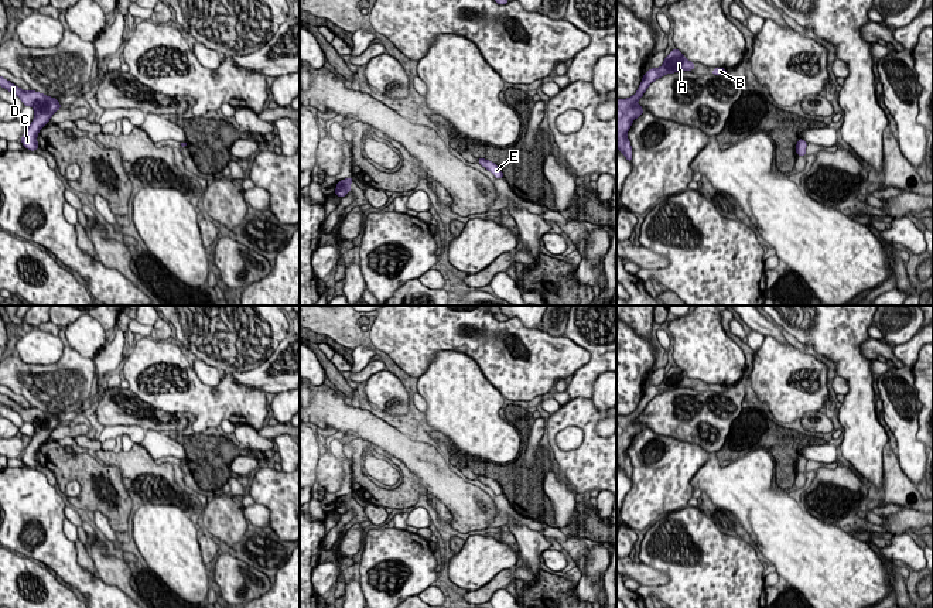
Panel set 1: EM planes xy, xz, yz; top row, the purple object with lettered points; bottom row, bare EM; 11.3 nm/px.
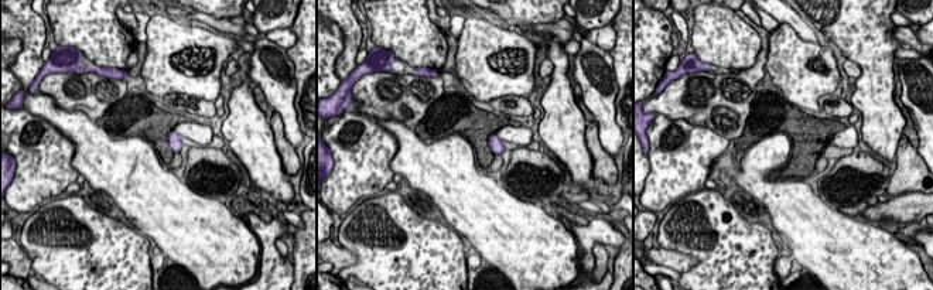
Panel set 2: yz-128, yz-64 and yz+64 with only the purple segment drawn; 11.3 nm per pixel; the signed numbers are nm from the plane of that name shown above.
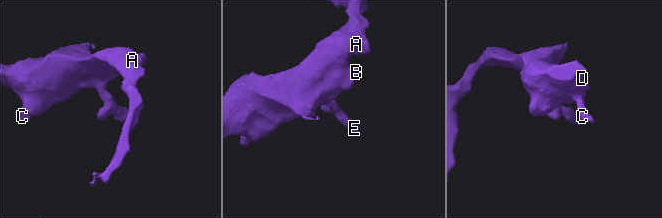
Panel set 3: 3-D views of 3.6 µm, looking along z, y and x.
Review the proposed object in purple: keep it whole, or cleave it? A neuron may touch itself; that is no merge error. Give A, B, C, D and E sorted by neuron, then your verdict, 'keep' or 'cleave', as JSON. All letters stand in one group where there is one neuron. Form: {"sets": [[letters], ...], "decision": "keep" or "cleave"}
{"sets": [["A", "B", "C", "D", "E"]], "decision": "keep"}

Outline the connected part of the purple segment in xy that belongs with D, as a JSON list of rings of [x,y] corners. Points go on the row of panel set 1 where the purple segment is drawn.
[[[1,76],[0,86],[17,95],[24,106],[31,106],[34,109],[35,117],[21,137],[21,143],[25,148],[35,151],[38,148],[37,136],[41,127],[49,122],[51,116],[61,109],[59,102],[55,98],[35,90],[25,92]]]

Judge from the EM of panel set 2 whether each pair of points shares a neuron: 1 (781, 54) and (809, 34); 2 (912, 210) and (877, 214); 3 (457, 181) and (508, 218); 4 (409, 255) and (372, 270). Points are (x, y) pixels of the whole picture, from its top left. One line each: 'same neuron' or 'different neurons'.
1: different neurons
2: same neuron
3: same neuron
4: same neuron

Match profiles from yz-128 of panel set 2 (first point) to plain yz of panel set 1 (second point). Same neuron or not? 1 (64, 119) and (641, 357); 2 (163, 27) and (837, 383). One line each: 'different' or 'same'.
1: different
2: different

